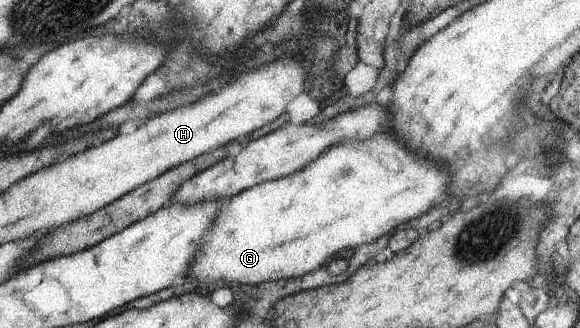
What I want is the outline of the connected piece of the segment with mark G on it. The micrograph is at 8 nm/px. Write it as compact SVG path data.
M374 135L365 141L341 141L321 151L321 155L299 169L299 173L254 184L233 195L229 203L219 209L213 229L205 235L205 241L201 241L201 249L195 253L193 263L189 263L185 281L187 277L201 283L221 279L227 283L253 286L310 273L332 257L370 243L438 205L448 195L449 175L445 161L437 161L435 157L429 157L429 153L421 153L417 147L411 149L392 136Z

